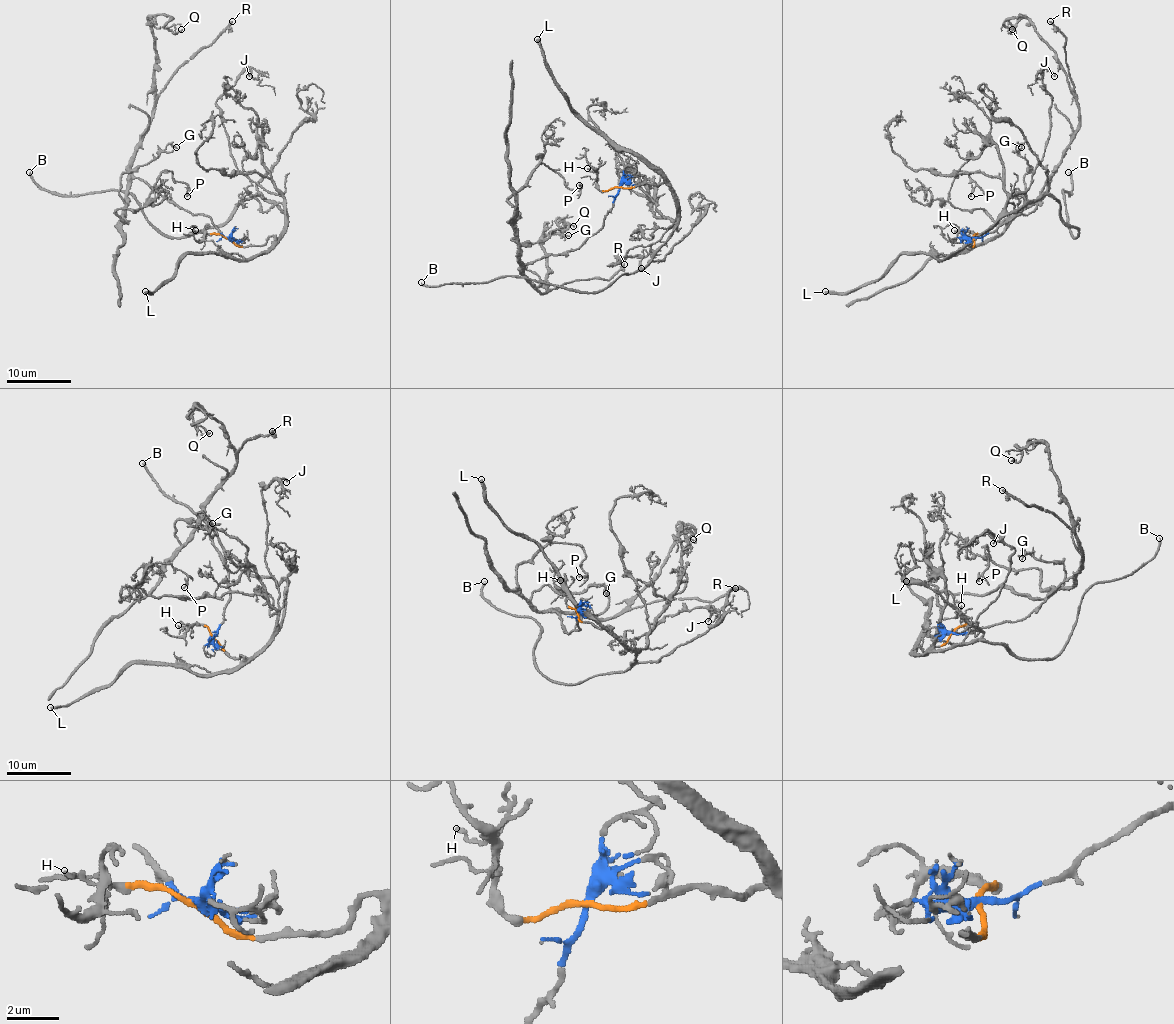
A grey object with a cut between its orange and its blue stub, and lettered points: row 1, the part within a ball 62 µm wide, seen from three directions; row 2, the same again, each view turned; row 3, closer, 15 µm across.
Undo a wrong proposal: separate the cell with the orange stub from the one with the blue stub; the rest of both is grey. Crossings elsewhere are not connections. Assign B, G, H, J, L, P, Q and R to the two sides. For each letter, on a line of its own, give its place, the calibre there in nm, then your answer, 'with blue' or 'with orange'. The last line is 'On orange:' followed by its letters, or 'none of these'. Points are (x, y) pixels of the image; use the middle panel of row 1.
B: (421, 282) | 190 nm | with orange
G: (568, 235) | 130 nm | with blue
H: (587, 168) | 120 nm | with orange
J: (641, 268) | 150 nm | with orange
L: (537, 39) | 320 nm | with orange
P: (579, 185) | 160 nm | with blue
Q: (573, 226) | 140 nm | with blue
R: (624, 264) | 240 nm | with blue
On orange: B, H, J, L

